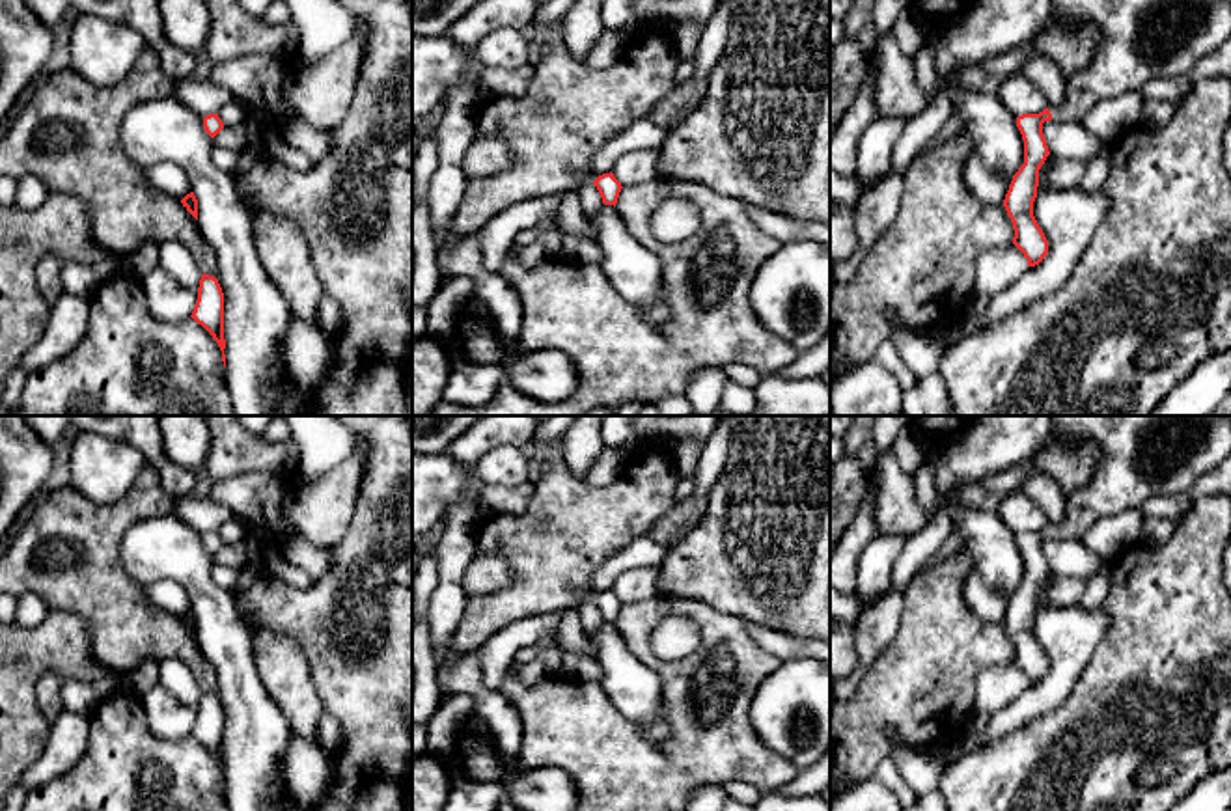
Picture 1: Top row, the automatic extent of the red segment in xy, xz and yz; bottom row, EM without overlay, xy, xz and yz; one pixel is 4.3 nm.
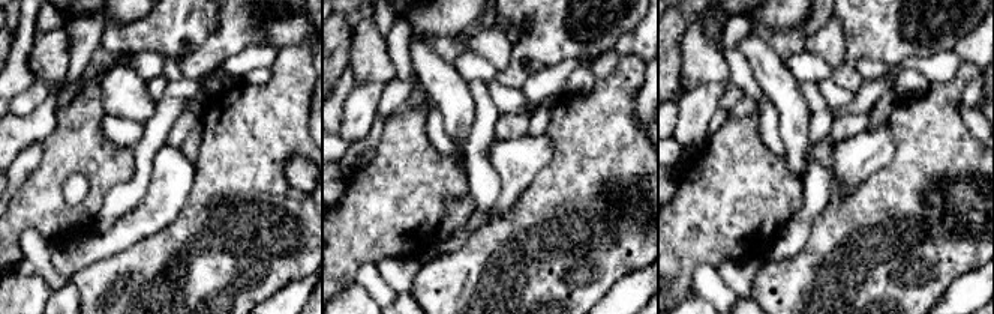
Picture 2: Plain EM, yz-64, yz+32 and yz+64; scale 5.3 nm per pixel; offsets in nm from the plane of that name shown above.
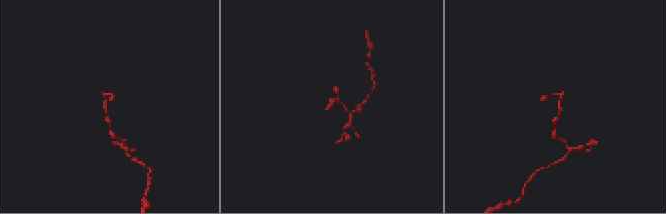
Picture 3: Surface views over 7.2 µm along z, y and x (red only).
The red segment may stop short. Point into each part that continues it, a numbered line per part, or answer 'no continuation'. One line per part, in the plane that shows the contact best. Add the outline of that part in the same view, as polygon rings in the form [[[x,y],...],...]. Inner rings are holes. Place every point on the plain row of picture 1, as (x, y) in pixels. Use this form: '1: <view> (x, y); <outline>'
1: yz (1140, 457); [[[1050,416],[1050,438],[1099,446],[1093,479],[1065,498],[1065,516],[1048,522],[1056,541],[1082,539],[1100,518],[1149,498],[1177,496],[1231,453],[1227,416]]]

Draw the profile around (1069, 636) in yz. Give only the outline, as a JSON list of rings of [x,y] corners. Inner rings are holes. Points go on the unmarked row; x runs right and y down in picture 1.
[[[1104,604],[1095,610],[1080,606],[1046,606],[1033,619],[1033,634],[1048,658],[1044,677],[1028,688],[1005,708],[992,714],[983,731],[968,727],[964,736],[951,744],[920,749],[929,761],[955,763],[966,753],[989,746],[1033,718],[1056,710],[1072,692],[1091,656],[1110,626]]]

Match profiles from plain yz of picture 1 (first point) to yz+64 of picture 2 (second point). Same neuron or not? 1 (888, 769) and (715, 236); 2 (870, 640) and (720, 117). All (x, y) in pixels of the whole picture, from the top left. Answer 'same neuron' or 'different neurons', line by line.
1: different neurons
2: same neuron

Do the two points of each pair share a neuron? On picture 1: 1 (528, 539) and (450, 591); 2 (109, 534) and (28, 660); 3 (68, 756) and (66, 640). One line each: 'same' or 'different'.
1: different
2: different
3: different

